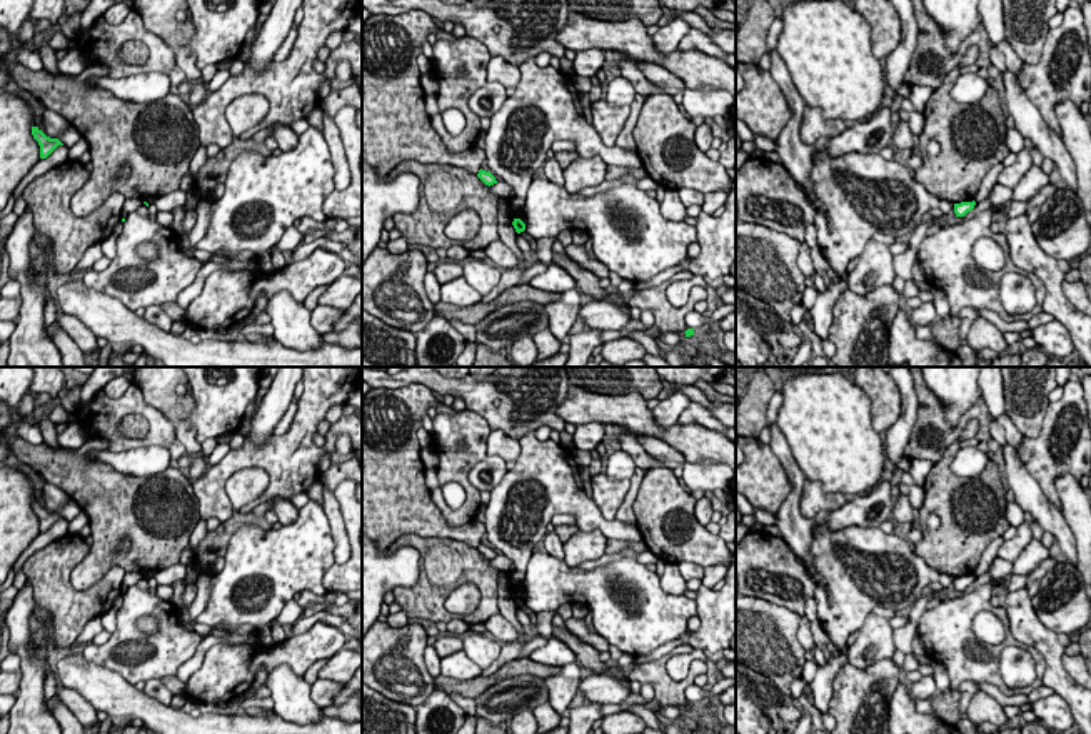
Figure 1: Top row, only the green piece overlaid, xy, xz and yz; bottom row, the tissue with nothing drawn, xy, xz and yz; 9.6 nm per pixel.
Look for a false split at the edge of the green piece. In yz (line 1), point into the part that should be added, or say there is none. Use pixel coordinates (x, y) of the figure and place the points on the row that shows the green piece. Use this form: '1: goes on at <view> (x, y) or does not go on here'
1: does not go on here

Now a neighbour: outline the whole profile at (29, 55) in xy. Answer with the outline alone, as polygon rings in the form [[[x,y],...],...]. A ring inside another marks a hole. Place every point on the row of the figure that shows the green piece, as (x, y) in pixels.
[[[22,45],[22,50],[17,55],[17,62],[22,63],[23,67],[38,72],[43,70],[43,62],[42,57],[38,53],[38,47],[32,47],[32,45]]]

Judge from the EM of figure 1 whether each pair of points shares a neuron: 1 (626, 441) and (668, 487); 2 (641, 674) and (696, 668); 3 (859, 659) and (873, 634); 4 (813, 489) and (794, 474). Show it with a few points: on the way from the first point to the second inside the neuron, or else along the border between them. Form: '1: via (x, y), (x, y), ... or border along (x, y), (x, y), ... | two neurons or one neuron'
1: border along (636, 436), (638, 442), (664, 467) | two neurons
2: via (654, 674), (663, 683), (684, 681) | one neuron
3: via (863, 653), (873, 641) | one neuron
4: border along (806, 479), (801, 489), (799, 512), (813, 519) | two neurons

